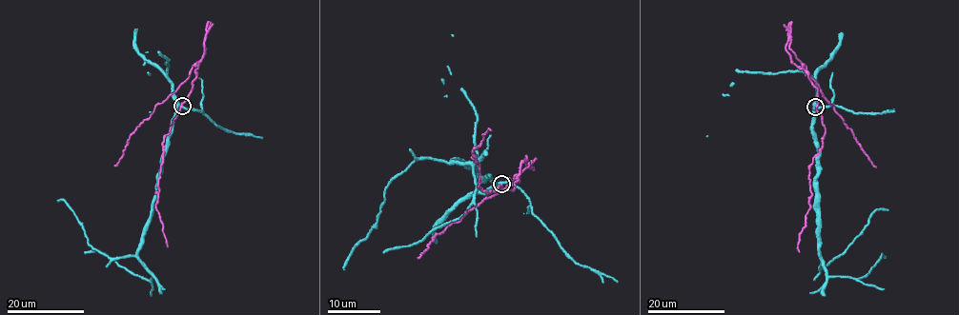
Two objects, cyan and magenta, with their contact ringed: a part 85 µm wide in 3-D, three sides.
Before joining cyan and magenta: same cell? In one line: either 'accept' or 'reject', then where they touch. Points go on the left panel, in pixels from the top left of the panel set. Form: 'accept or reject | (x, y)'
reject | (182, 106)

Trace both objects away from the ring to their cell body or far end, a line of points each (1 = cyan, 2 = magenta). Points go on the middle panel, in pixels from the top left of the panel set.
1: (501, 184), (455, 158), (417, 159), (385, 190), (378, 220), (344, 269)
2: (501, 185), (513, 190), (526, 156), (527, 167), (504, 189), (469, 209), (417, 258)

